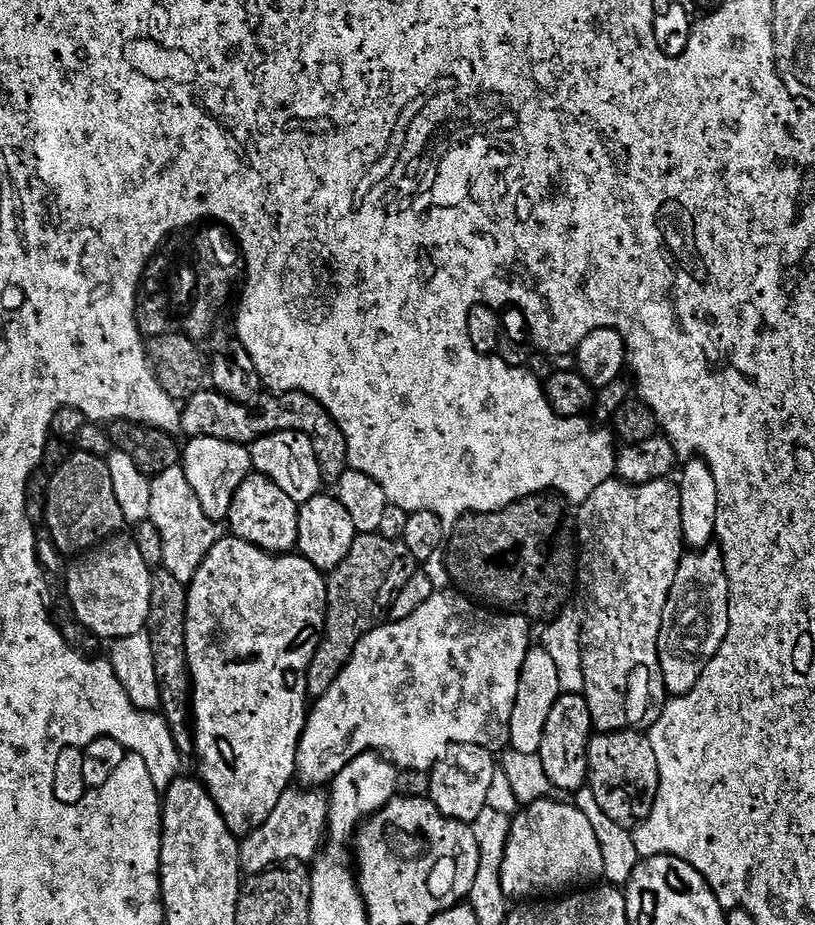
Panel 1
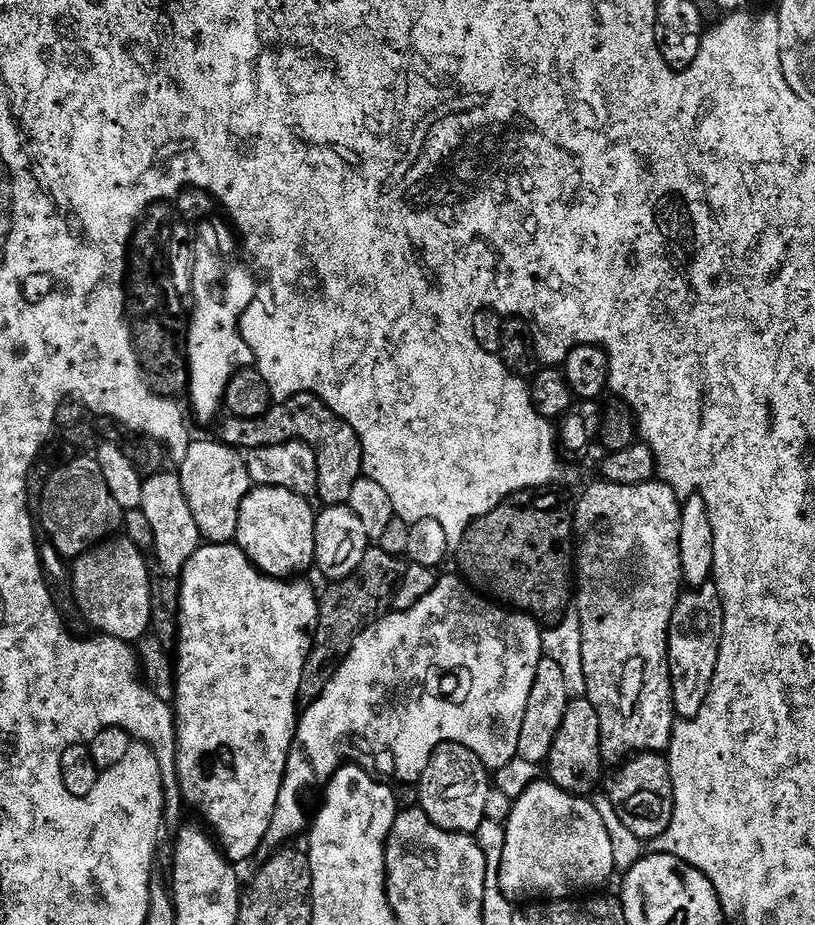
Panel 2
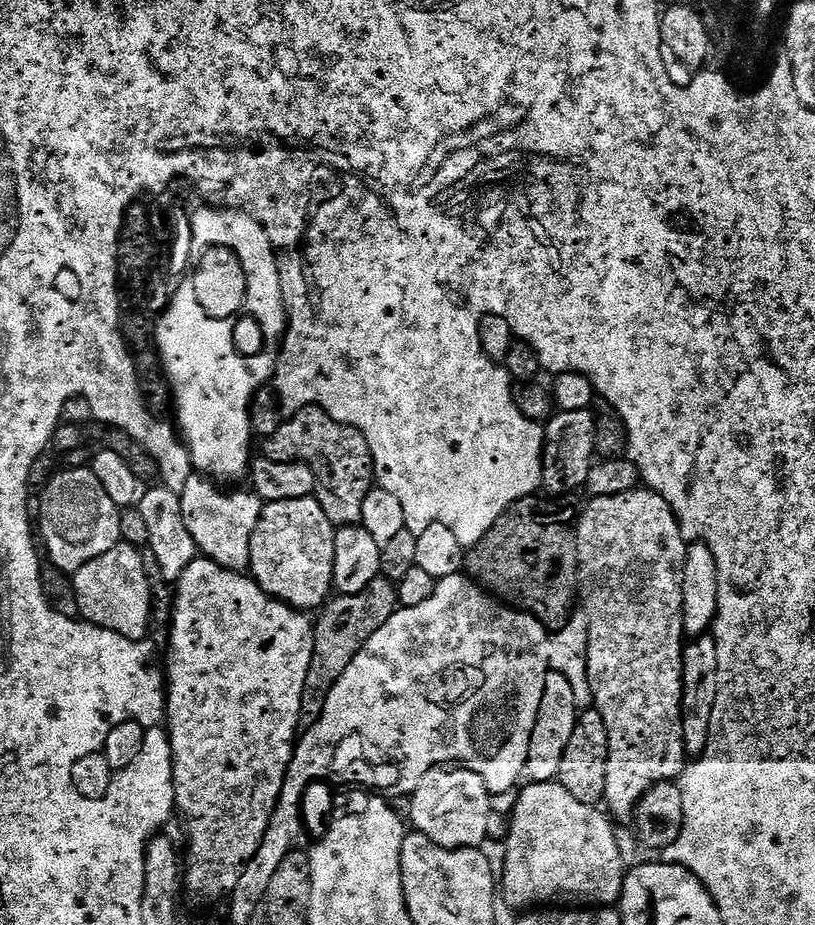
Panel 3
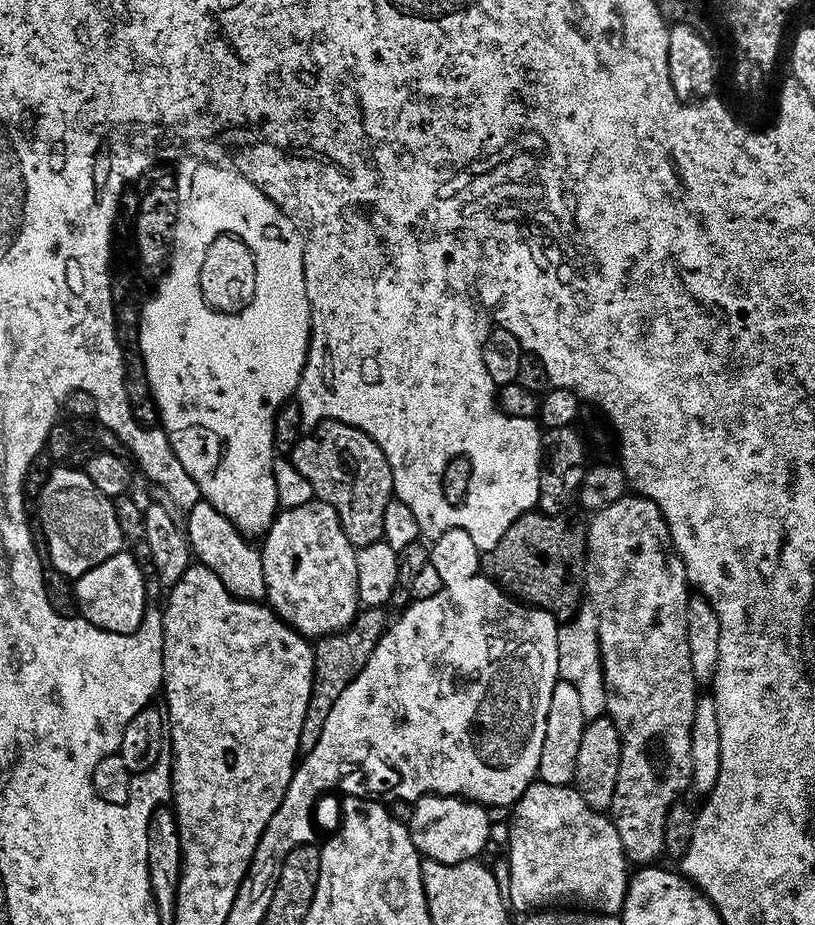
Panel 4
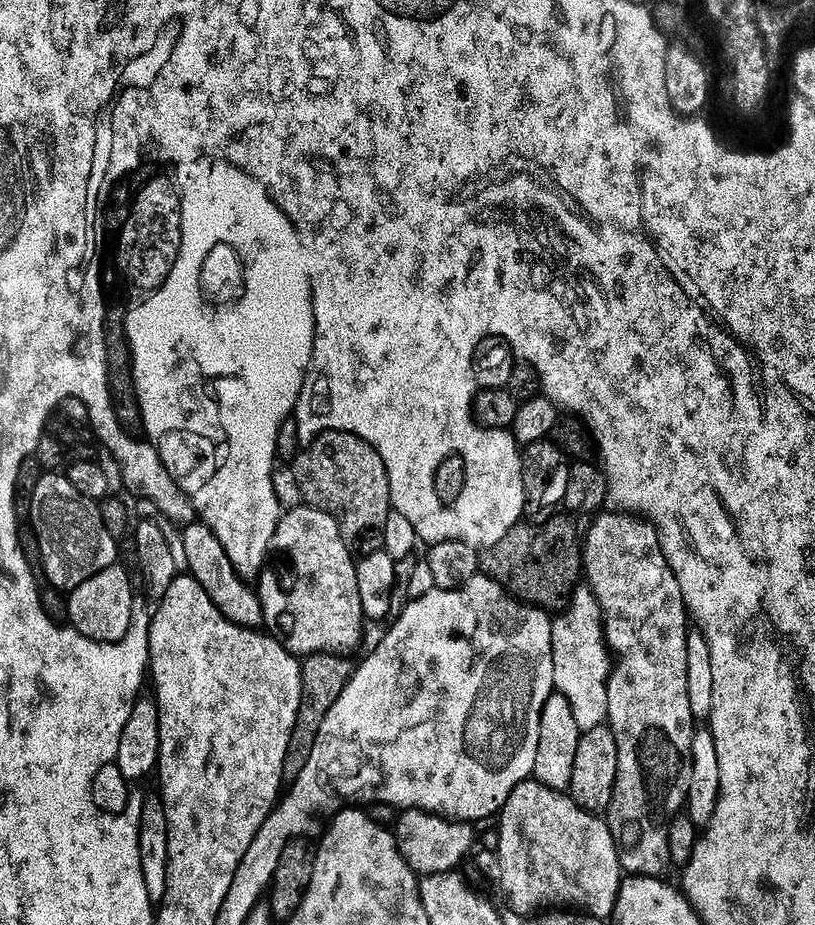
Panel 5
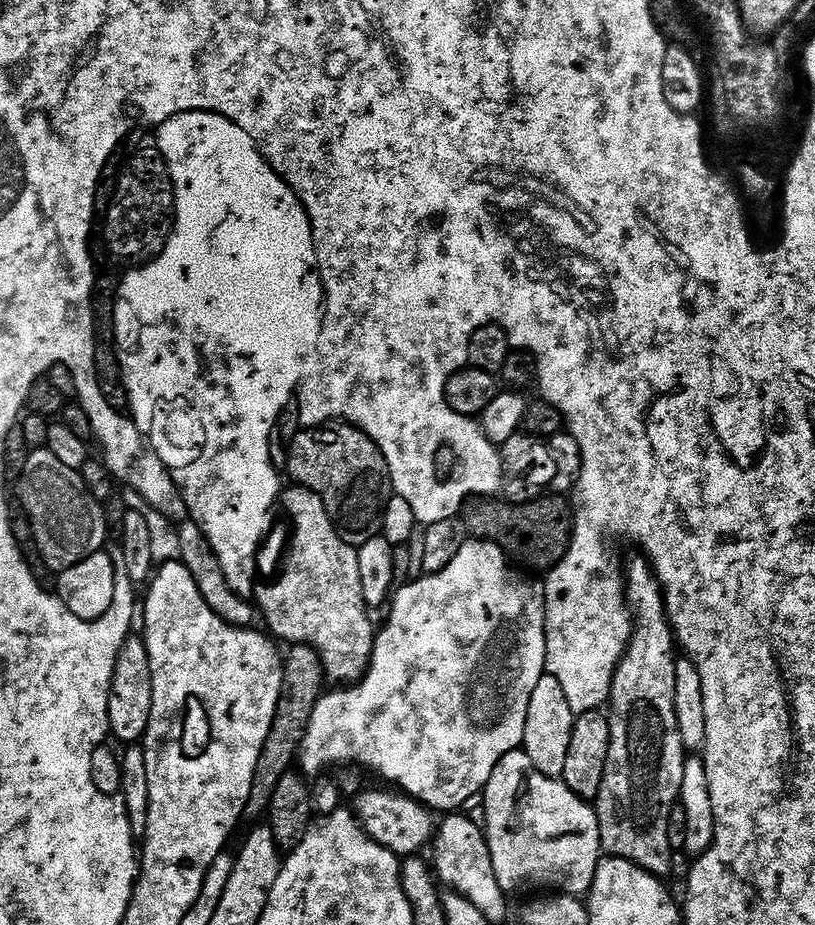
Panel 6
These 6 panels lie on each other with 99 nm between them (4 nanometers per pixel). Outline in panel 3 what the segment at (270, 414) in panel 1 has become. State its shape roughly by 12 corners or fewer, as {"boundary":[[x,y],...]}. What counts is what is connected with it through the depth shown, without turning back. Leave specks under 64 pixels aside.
{"boundary":[[309,406],[263,441],[309,464],[333,526],[359,525],[374,487],[357,428]]}

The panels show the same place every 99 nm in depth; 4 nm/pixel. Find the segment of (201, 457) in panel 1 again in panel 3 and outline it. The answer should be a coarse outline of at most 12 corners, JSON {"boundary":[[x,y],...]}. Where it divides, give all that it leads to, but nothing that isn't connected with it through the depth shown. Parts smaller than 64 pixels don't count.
{"boundary":[[193,474],[182,518],[199,555],[250,565],[262,501]]}

